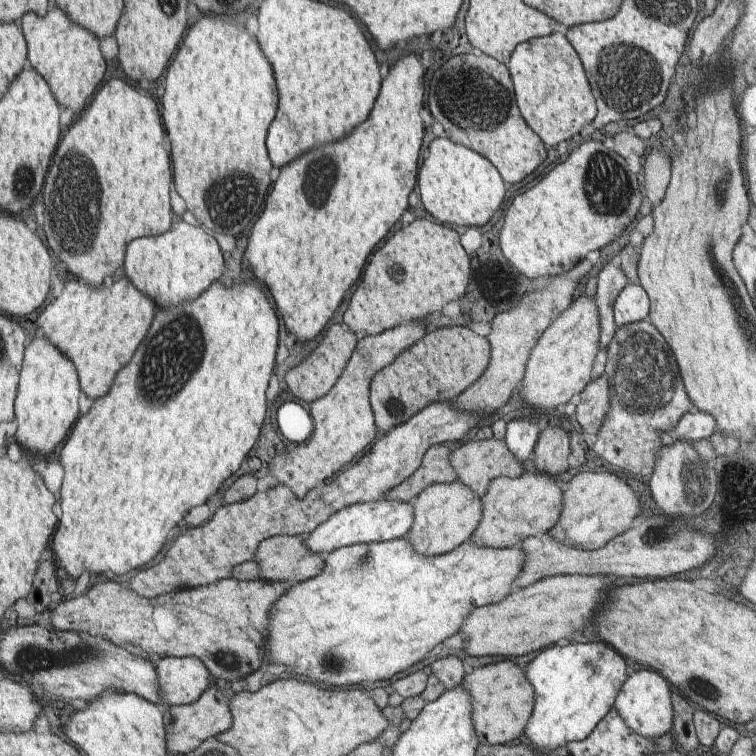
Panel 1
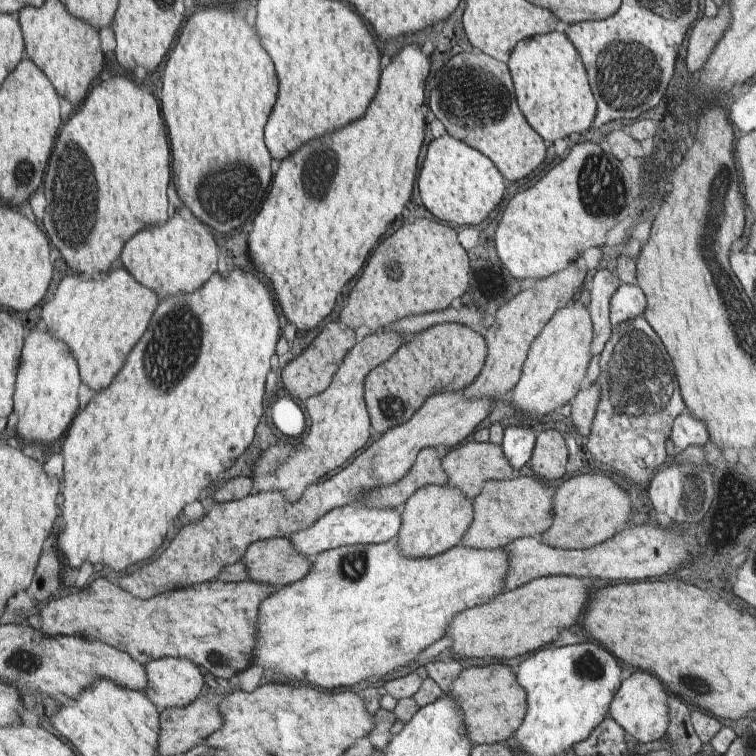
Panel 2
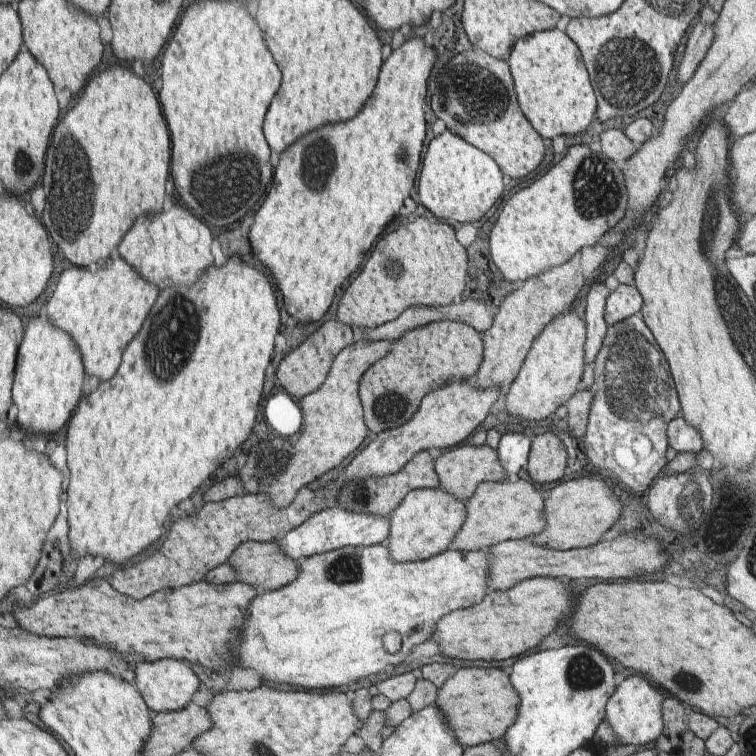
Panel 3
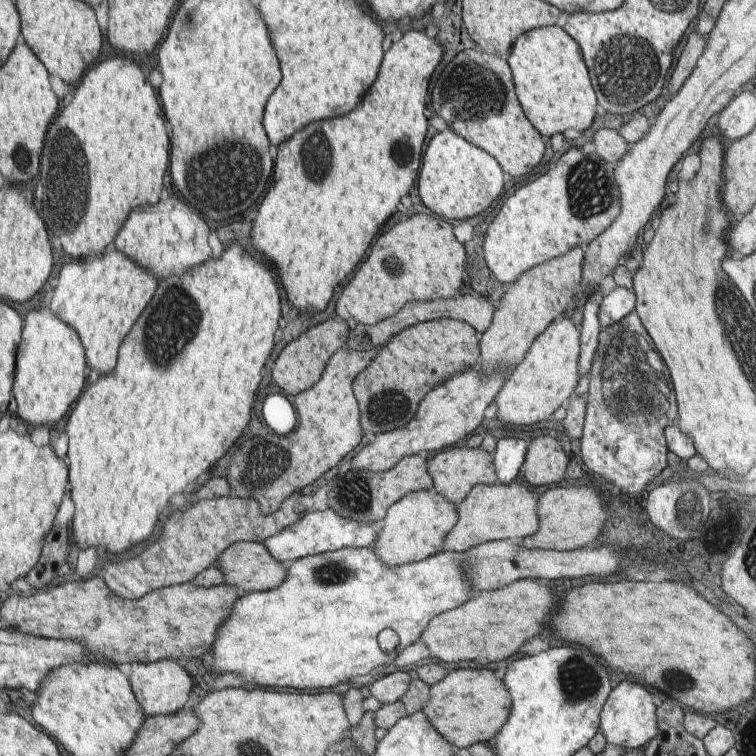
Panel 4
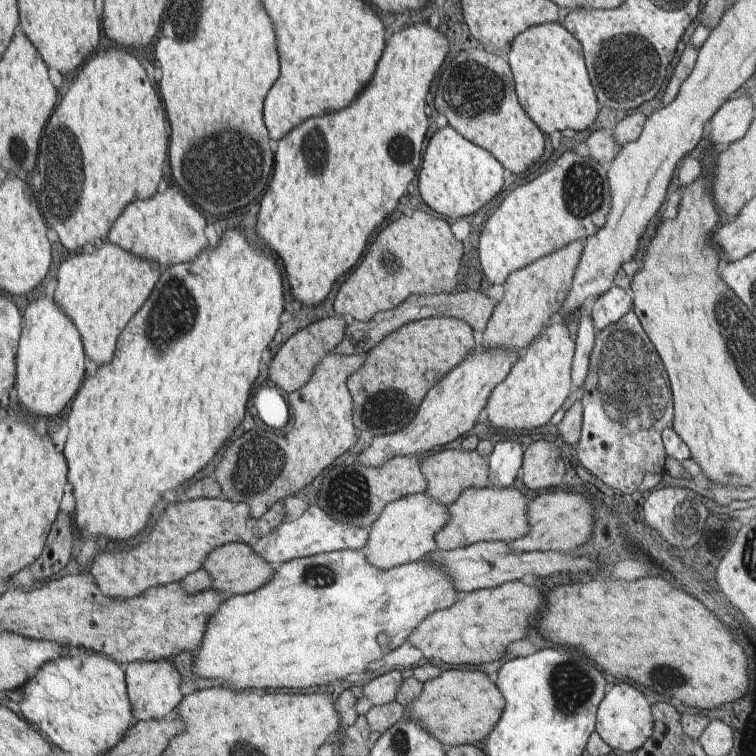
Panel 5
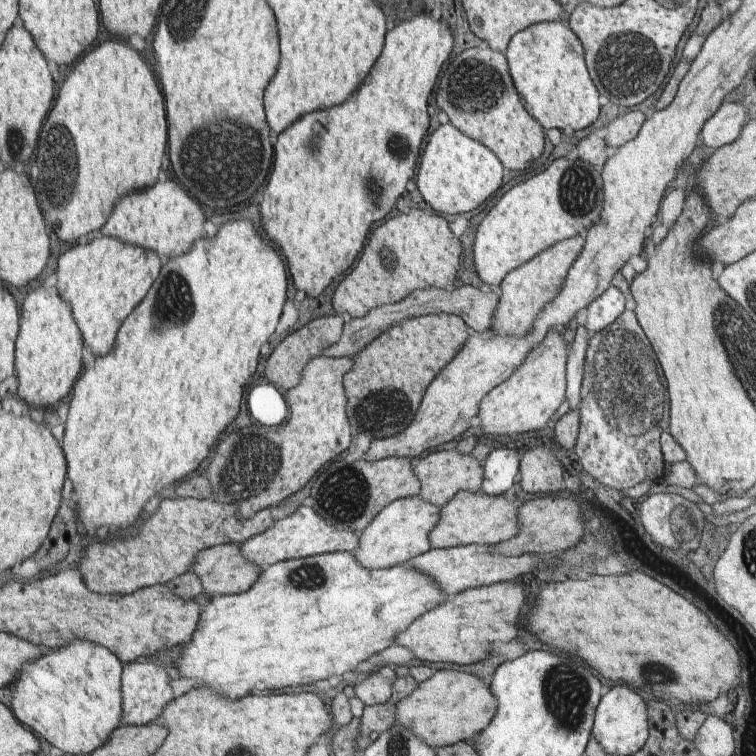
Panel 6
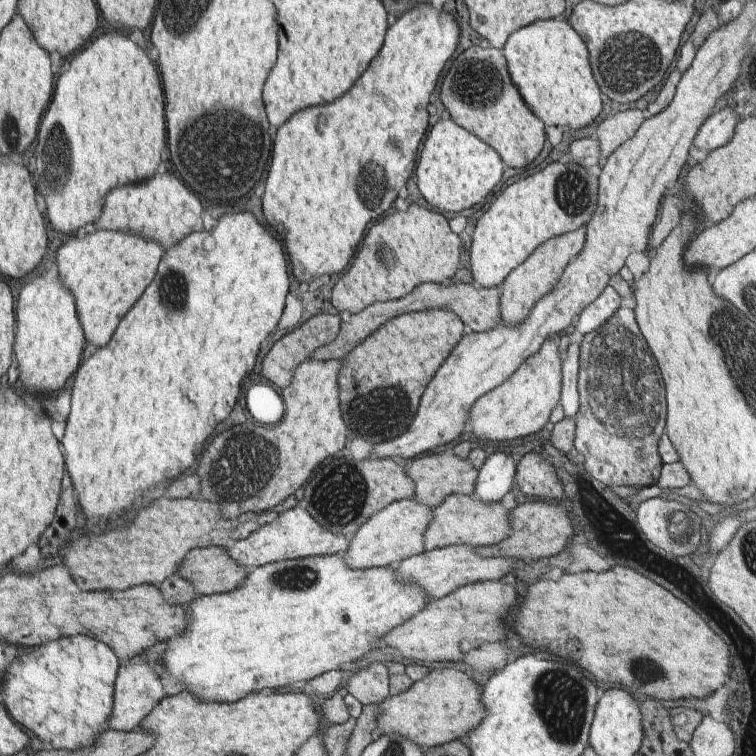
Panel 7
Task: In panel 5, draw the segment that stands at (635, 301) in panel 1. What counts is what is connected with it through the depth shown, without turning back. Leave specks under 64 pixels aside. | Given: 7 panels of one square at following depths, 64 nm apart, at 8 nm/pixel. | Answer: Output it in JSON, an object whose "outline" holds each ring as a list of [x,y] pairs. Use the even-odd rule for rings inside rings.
{"outline":[[[612,286],[601,295],[591,309],[593,328],[602,331],[606,326],[615,324],[623,318],[633,307],[632,294],[626,294],[622,288]]]}

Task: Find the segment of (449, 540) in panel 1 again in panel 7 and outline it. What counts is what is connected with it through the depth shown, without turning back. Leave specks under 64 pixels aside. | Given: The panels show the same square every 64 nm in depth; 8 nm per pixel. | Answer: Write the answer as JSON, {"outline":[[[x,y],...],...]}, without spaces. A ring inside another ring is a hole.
{"outline":[[[413,498],[395,501],[393,505],[375,513],[353,536],[349,548],[342,554],[348,566],[354,569],[374,569],[394,566],[425,552],[424,535],[433,520],[432,508],[416,503]]]}

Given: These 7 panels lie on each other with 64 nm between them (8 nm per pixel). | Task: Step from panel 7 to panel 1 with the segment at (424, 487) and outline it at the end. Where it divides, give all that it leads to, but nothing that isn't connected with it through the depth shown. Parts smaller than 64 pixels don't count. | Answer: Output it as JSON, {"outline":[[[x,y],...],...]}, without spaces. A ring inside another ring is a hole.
{"outline":[[[502,439],[470,440],[464,446],[452,452],[452,466],[456,468],[457,480],[464,483],[470,491],[476,492],[478,496],[484,496],[488,492],[490,482],[499,477],[517,478],[524,474],[522,462],[510,452]]]}

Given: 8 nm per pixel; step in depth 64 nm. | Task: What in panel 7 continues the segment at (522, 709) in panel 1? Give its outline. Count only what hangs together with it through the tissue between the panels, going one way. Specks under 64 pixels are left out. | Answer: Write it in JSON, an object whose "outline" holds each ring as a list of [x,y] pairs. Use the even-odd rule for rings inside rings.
{"outline":[[[436,668],[422,680],[414,681],[413,684],[404,693],[390,695],[384,701],[378,704],[379,713],[376,718],[377,730],[382,735],[393,733],[405,736],[412,740],[420,748],[436,747],[457,739],[465,739],[467,734],[473,732],[481,722],[484,721],[488,711],[485,710],[484,698],[483,704],[480,704],[480,690],[478,686],[470,680],[468,674],[454,670],[454,668]]]}

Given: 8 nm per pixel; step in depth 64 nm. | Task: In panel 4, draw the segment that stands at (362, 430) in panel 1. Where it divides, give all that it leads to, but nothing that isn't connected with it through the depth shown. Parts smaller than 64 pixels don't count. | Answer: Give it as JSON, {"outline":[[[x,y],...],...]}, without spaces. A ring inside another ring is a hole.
{"outline":[[[376,346],[370,350],[354,350],[354,348],[342,348],[330,357],[325,368],[325,373],[316,385],[312,386],[304,393],[298,394],[291,398],[293,406],[298,414],[298,424],[296,428],[286,434],[286,436],[278,436],[278,434],[270,434],[266,438],[250,438],[244,440],[236,450],[230,460],[230,464],[226,466],[226,480],[232,488],[230,496],[238,498],[256,498],[261,503],[261,508],[265,509],[265,504],[271,512],[276,512],[284,498],[288,498],[294,490],[304,488],[306,484],[314,482],[316,478],[320,478],[326,470],[330,470],[332,466],[336,466],[350,450],[354,450],[360,444],[362,438],[362,426],[360,426],[360,410],[352,382],[360,372],[368,368],[372,364],[374,358],[380,354],[383,346]]]}

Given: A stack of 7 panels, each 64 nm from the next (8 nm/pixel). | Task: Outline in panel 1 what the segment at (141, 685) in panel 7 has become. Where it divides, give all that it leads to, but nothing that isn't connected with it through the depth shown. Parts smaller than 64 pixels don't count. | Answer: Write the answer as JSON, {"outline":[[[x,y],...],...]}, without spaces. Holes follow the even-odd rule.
{"outline":[[[162,657],[154,661],[169,706],[196,702],[213,683],[213,674],[196,657]]]}

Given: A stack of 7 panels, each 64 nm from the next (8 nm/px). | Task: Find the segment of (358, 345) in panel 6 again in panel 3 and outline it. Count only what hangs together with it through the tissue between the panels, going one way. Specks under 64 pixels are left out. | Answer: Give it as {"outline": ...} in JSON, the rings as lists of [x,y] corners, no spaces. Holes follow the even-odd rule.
{"outline":[[[474,296],[462,300],[460,304],[450,303],[446,306],[427,307],[415,305],[408,308],[399,318],[386,322],[384,325],[370,329],[364,327],[360,341],[377,342],[380,340],[394,342],[410,330],[440,321],[460,321],[474,330],[486,332],[493,324],[493,316],[488,312],[488,306],[478,301]]]}

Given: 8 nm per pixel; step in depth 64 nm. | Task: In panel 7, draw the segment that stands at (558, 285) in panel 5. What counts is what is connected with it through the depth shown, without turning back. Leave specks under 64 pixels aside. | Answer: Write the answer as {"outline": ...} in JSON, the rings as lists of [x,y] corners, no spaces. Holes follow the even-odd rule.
{"outline":[[[587,225],[560,237],[550,238],[538,246],[532,256],[519,265],[509,277],[501,283],[501,318],[504,325],[517,325],[532,313],[532,308],[560,281],[569,263],[576,259],[585,249]]]}

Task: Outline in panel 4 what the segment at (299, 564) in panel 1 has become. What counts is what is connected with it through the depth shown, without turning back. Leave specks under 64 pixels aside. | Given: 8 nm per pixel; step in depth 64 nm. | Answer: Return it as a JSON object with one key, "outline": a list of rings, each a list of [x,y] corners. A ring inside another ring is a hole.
{"outline":[[[240,541],[235,542],[221,558],[217,560],[218,568],[224,572],[224,583],[230,586],[238,586],[241,595],[245,593],[257,593],[282,586],[289,577],[287,564],[278,562],[268,546],[264,542]]]}

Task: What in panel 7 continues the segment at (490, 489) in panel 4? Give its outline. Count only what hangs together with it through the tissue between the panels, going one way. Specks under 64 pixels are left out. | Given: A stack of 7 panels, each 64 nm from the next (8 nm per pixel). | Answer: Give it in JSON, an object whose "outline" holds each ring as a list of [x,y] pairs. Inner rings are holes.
{"outline":[[[454,494],[432,510],[433,520],[424,535],[425,551],[451,545],[467,545],[472,548],[496,545],[513,532],[510,511],[501,503],[482,503],[470,495]]]}

